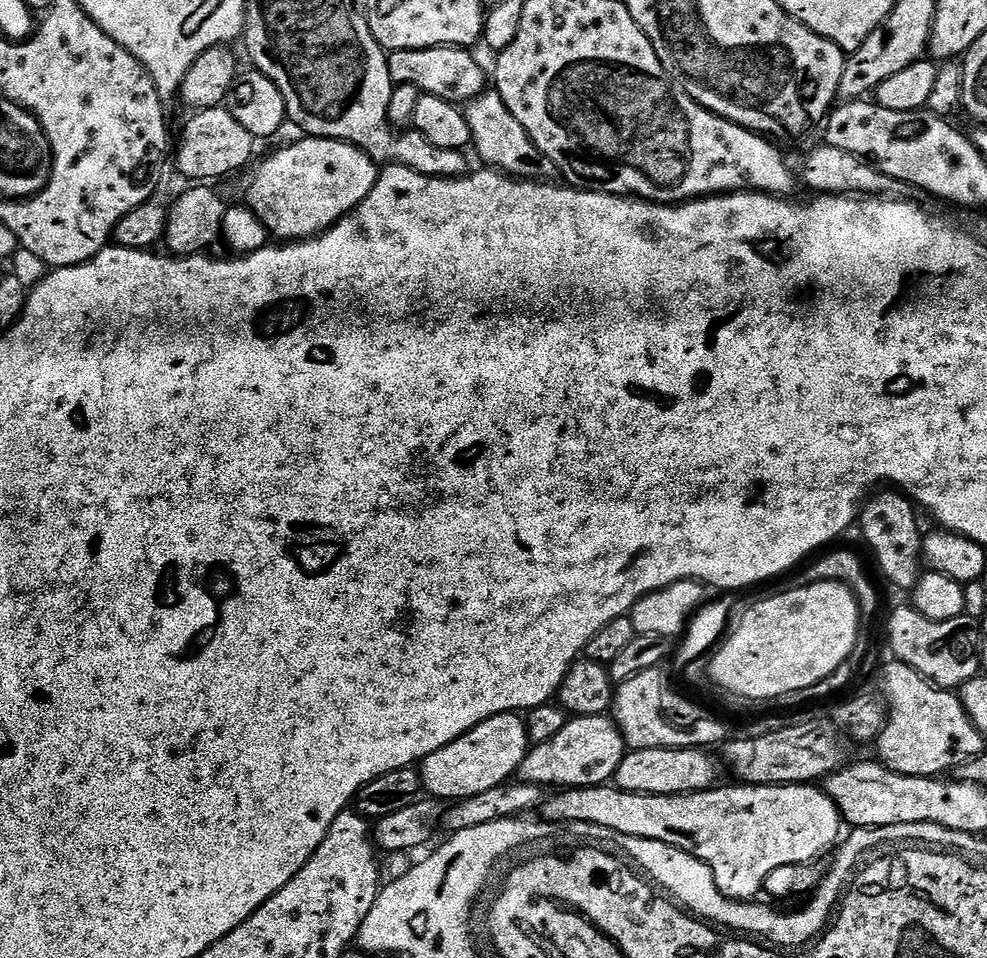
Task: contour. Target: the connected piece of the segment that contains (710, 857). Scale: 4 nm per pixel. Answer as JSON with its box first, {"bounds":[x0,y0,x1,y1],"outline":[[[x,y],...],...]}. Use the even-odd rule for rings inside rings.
{"bounds":[647,784,842,902],"outline":[[[742,784],[736,788],[713,786],[705,792],[683,792],[667,796],[647,797],[648,829],[650,840],[666,842],[670,846],[689,852],[701,860],[714,874],[718,890],[730,900],[752,902],[764,892],[764,883],[774,870],[791,864],[805,866],[816,862],[827,848],[841,843],[842,819],[839,806],[832,801],[823,787],[812,784]]]}

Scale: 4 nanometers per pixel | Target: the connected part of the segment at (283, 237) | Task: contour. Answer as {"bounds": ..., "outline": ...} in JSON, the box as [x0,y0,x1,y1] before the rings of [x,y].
{"bounds":[247,136,378,242],"outline":[[[322,136],[300,139],[304,140],[289,148],[280,148],[273,156],[266,157],[260,165],[257,163],[256,173],[248,180],[247,207],[258,214],[269,233],[280,242],[306,240],[309,236],[319,236],[325,232],[367,198],[378,175],[376,161],[363,148],[348,144],[345,140],[325,140]]]}

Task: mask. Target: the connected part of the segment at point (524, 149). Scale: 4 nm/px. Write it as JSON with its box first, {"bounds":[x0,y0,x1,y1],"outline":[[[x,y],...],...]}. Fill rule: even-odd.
{"bounds":[463,90,557,178],"outline":[[[485,90],[480,96],[467,101],[463,105],[466,122],[470,122],[472,135],[471,147],[485,160],[485,165],[499,170],[513,178],[548,178],[551,172],[557,171],[556,163],[526,134],[522,122],[510,114],[510,106],[502,102],[502,98],[494,90]]]}

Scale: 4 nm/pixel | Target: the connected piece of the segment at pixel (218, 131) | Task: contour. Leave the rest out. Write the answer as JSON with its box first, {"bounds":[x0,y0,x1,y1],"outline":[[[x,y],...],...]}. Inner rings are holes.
{"bounds":[175,107,254,182],"outline":[[[227,107],[202,108],[189,118],[188,125],[180,136],[180,145],[177,148],[175,145],[176,168],[188,179],[188,182],[216,182],[212,180],[220,180],[223,176],[246,167],[248,163],[249,165],[253,163],[252,144],[254,145],[254,137],[250,134],[250,130],[246,130],[246,126],[242,126],[242,122],[238,122],[238,118],[230,114]]]}

